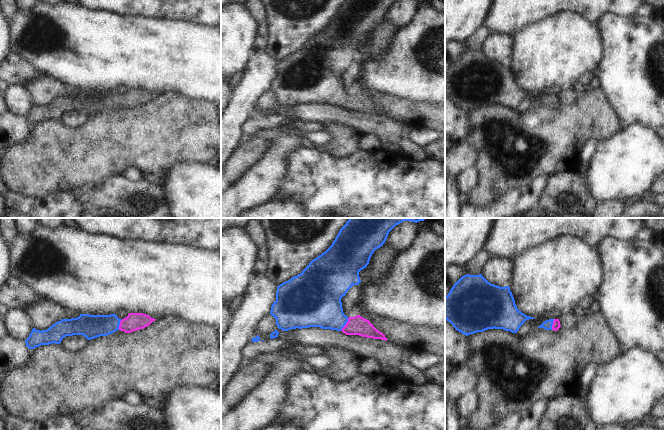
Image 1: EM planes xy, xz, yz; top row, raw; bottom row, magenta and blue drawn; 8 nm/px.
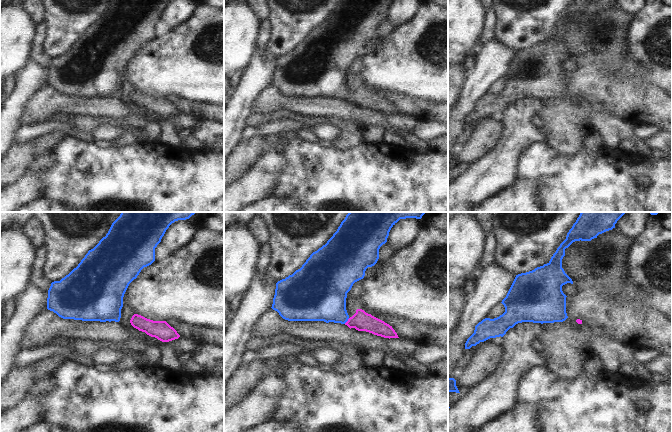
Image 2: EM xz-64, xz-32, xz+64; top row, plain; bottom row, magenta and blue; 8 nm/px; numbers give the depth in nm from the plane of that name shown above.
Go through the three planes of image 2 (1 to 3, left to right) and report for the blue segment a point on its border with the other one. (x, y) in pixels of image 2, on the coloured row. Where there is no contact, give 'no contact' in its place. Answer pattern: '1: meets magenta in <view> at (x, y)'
1: no contact
2: meets magenta in xz-32 at (347, 321)
3: no contact

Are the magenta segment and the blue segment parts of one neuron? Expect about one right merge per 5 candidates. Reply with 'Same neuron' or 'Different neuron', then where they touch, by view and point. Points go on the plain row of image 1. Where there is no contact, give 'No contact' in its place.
Same neuron. Touches magenta at xz (346, 100)

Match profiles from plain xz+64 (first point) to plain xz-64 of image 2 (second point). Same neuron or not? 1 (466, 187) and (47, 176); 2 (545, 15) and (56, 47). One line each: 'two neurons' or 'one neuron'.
1: two neurons
2: one neuron

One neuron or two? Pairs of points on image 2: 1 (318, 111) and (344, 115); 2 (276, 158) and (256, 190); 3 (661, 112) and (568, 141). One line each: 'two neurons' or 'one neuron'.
1: one neuron
2: one neuron
3: one neuron

